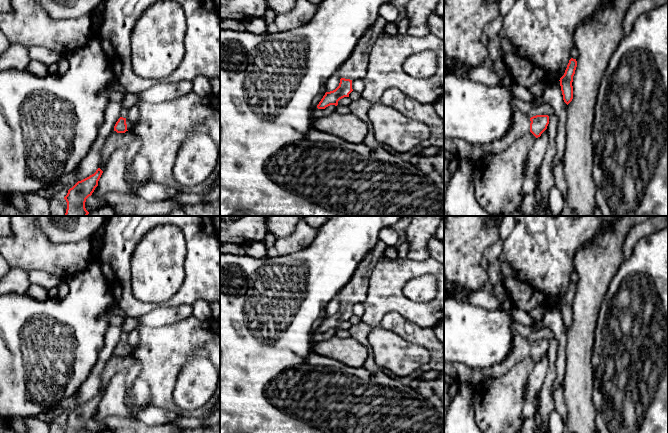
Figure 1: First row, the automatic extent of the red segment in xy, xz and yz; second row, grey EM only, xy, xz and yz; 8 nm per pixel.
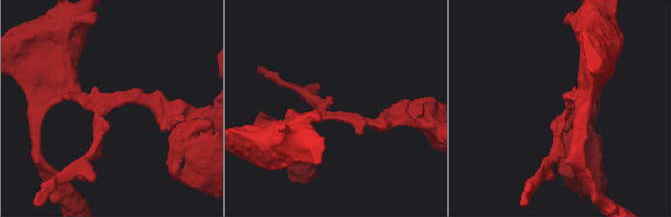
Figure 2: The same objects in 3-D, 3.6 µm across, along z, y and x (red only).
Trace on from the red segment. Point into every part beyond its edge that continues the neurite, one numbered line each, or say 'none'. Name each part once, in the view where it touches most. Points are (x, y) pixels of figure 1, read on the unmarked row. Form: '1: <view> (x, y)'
1: yz (520, 349)

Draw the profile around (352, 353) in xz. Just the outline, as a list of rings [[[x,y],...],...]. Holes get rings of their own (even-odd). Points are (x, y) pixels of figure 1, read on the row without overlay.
[[[334,336],[326,341],[314,342],[313,351],[349,367],[363,367],[368,357],[367,348],[352,337],[342,339]]]

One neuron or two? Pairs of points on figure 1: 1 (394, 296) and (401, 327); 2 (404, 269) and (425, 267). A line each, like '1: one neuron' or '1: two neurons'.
1: two neurons
2: one neuron

